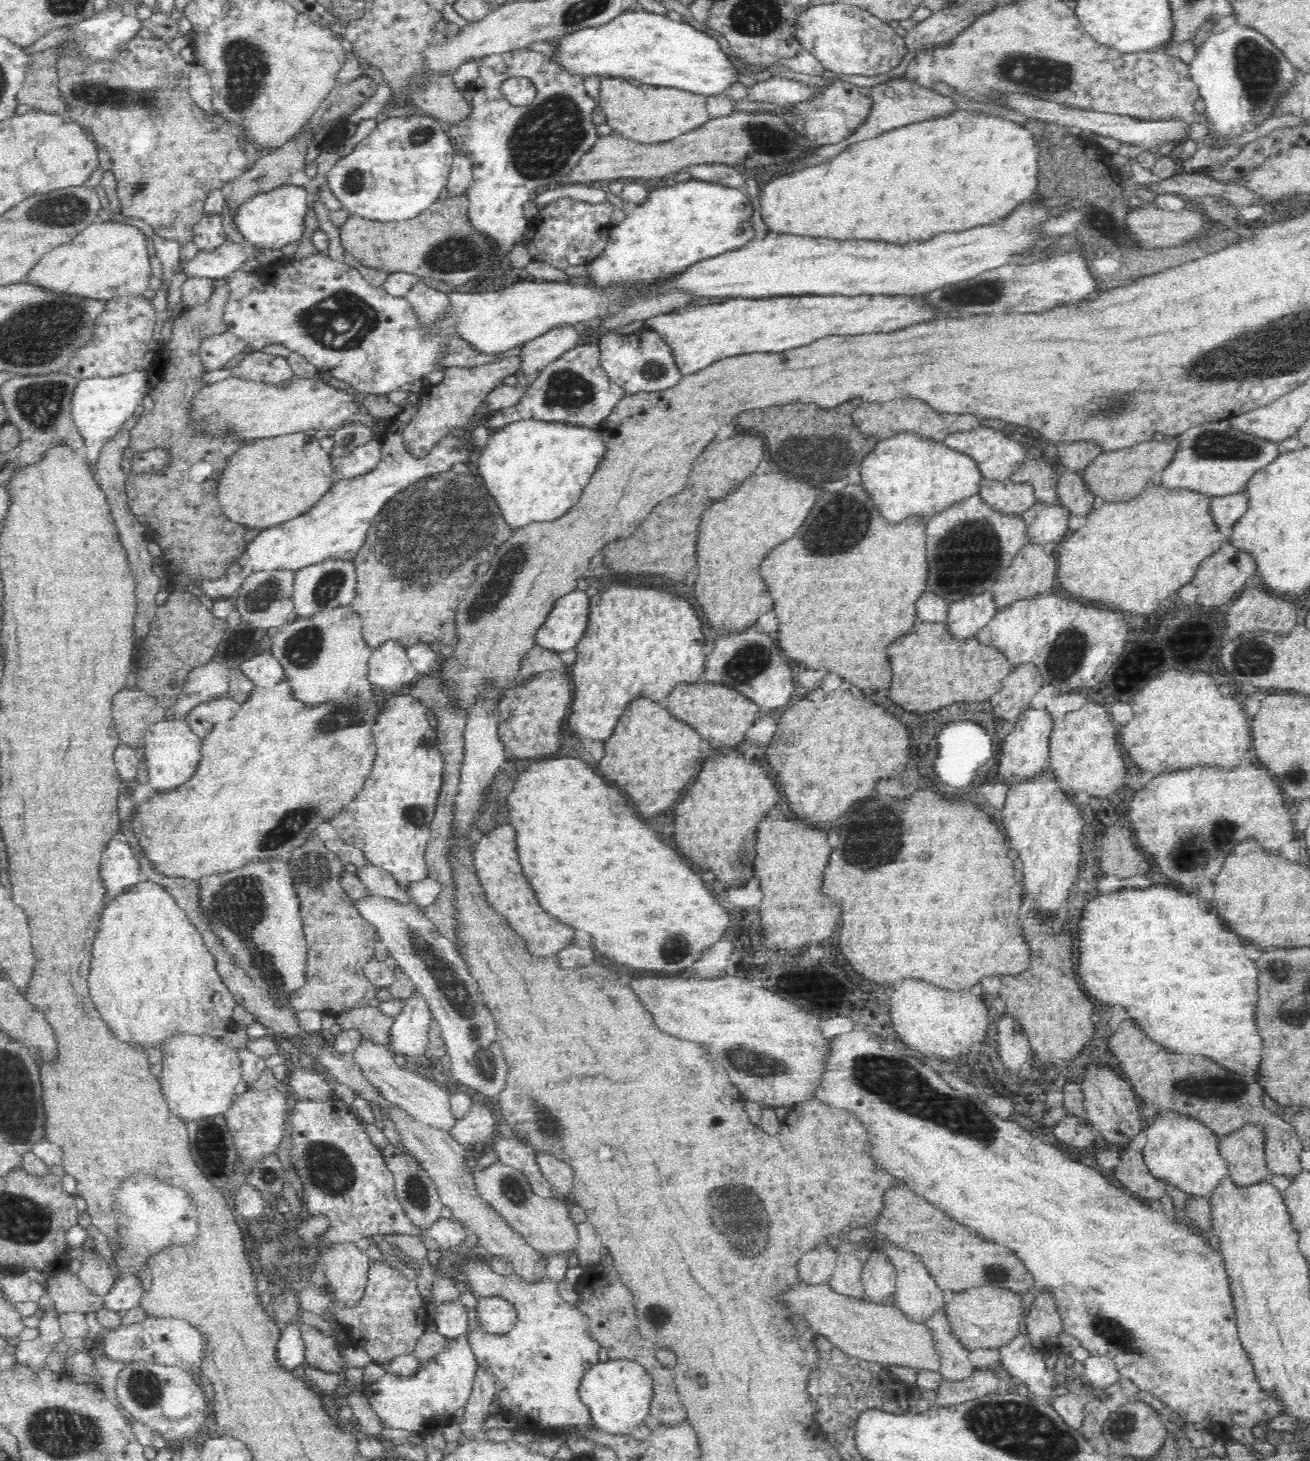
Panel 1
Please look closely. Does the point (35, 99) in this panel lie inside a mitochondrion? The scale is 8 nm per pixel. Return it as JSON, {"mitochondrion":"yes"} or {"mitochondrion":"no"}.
{"mitochondrion":"no"}

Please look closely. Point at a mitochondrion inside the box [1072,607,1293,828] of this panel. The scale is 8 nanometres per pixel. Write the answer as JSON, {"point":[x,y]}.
{"point":[1252,659]}

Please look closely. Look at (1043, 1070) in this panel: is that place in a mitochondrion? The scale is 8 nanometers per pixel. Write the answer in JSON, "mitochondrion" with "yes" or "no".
{"mitochondrion":"no"}

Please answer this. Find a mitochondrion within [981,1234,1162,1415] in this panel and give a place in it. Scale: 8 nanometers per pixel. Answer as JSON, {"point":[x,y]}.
{"point":[1108,1328]}

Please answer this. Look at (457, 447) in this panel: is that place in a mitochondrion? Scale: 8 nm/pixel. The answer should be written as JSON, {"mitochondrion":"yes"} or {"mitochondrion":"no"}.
{"mitochondrion":"yes"}

